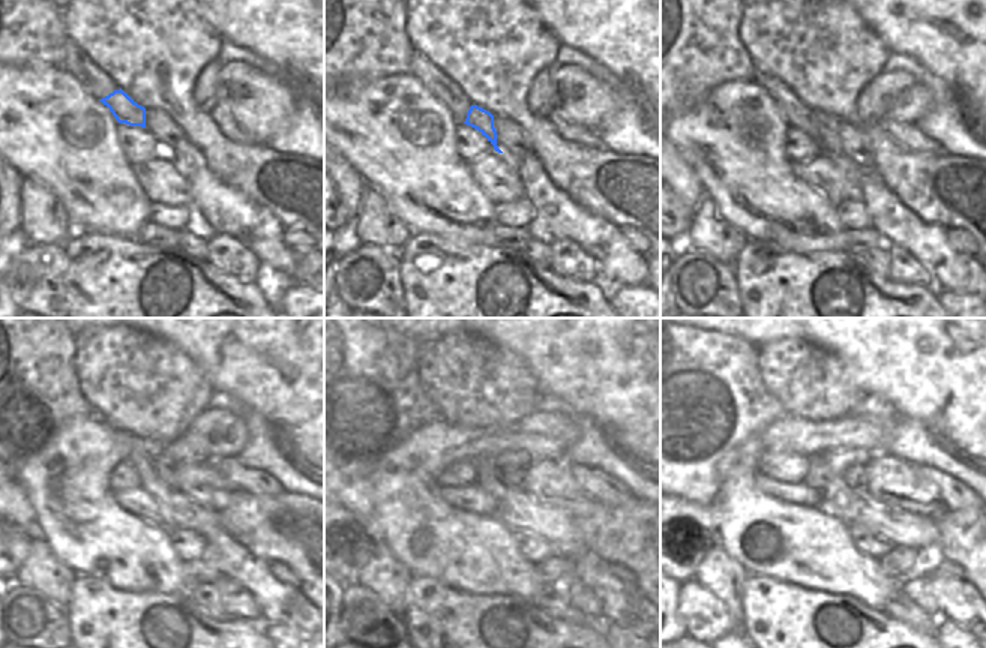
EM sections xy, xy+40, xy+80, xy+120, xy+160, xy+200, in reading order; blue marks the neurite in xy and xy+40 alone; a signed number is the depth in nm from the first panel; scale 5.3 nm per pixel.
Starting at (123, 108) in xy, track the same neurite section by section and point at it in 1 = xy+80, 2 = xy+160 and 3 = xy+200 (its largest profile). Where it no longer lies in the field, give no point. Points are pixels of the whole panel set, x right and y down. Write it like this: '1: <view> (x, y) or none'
1: xy+80 (826, 125)
2: xy+160 (515, 473)
3: xy+200 (854, 476)

